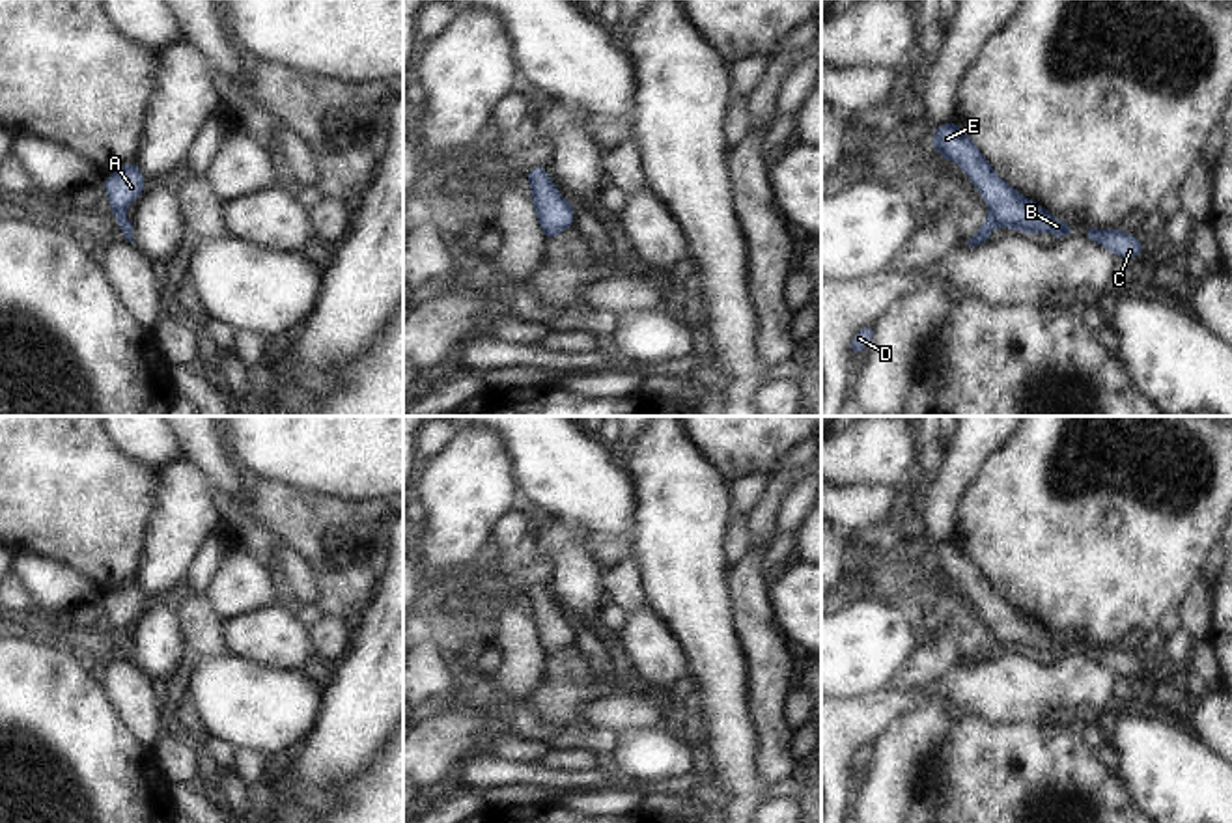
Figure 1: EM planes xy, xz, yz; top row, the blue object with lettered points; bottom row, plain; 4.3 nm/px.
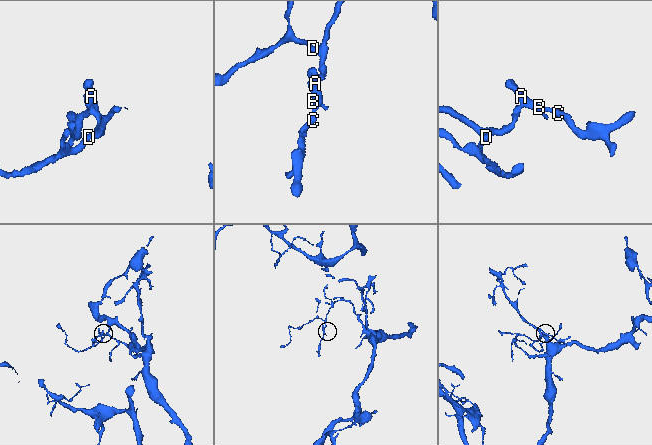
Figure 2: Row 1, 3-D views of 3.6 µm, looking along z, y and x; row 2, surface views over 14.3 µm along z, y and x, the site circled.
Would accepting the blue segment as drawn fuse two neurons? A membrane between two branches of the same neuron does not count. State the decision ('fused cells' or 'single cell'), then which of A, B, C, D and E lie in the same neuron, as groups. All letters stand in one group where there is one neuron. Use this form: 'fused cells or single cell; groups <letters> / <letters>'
single cell; groups A B C D E

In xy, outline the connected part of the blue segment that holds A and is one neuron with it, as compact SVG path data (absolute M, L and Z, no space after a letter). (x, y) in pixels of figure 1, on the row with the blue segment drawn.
M129 160L121 164L114 174L103 179L101 187L108 196L110 211L116 218L116 228L125 235L125 241L133 244L133 222L125 216L125 211L134 203L146 190L142 168Z

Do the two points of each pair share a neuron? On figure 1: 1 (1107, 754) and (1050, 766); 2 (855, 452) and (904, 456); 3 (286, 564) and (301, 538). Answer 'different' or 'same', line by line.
1: different
2: same
3: different

